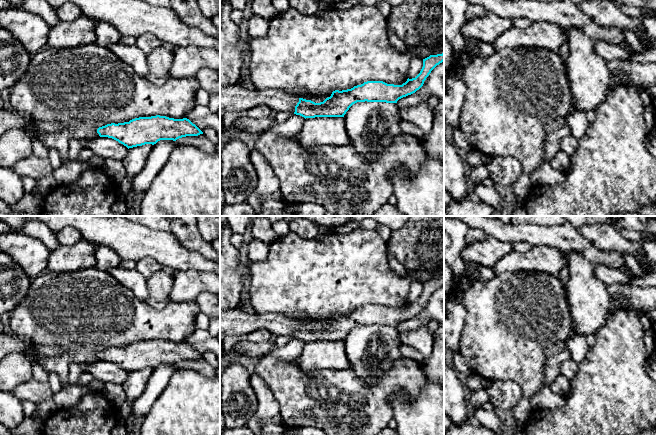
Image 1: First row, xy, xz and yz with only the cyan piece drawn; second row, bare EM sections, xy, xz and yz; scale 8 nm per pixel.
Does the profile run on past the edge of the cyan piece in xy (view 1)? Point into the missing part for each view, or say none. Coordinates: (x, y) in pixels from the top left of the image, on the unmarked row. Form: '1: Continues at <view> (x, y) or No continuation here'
1: No continuation here

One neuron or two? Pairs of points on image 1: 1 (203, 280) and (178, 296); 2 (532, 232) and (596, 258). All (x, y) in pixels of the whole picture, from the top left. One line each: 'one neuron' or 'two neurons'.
1: one neuron
2: one neuron

